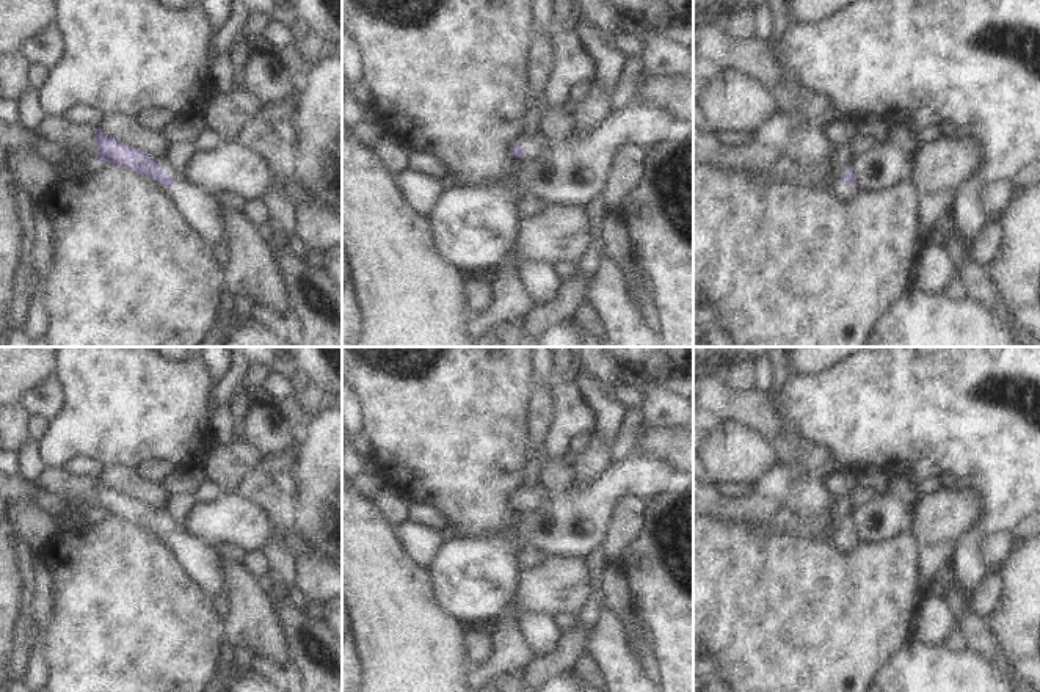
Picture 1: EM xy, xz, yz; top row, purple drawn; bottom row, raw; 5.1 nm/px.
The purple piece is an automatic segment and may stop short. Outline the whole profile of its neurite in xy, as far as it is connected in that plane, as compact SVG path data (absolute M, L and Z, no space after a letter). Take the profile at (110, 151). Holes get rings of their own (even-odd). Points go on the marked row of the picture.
M96 129L99 162L119 165L152 180L162 182L169 188L176 207L188 223L210 243L226 243L223 229L223 209L213 195L193 184L176 184L168 169L146 151L113 140L110 135Z

